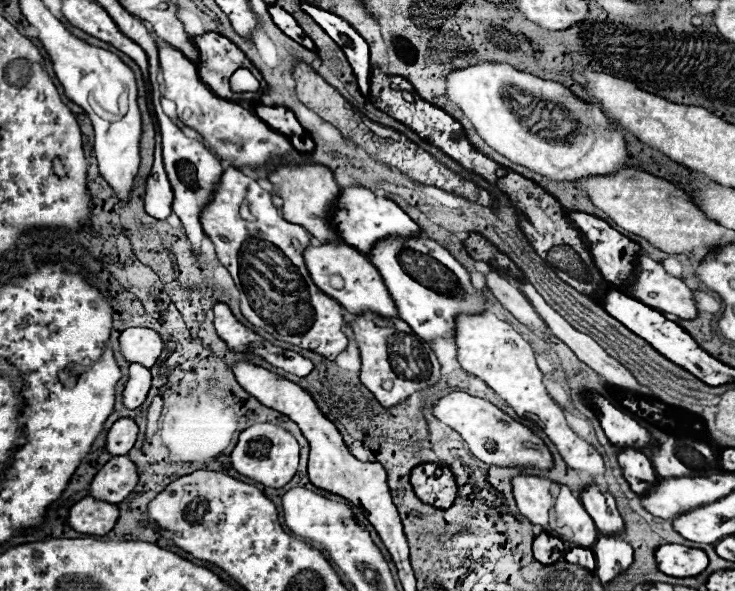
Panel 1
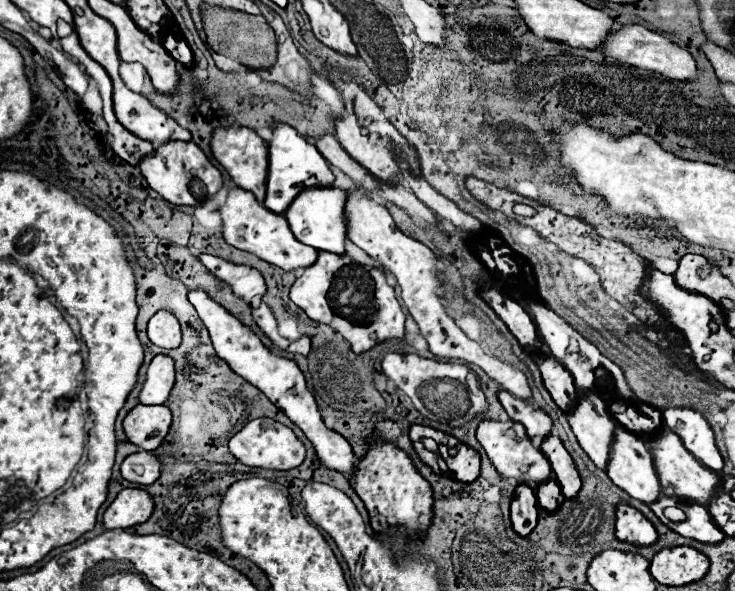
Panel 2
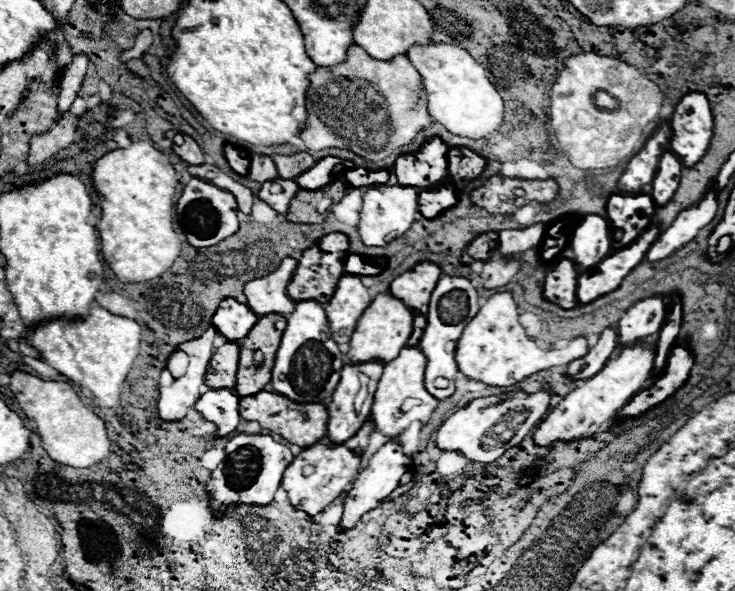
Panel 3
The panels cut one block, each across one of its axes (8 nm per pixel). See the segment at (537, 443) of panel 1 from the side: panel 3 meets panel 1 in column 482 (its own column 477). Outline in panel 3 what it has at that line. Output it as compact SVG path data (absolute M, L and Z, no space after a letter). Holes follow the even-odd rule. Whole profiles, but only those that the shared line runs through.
M522 390L472 400L438 428L436 446L446 452L462 452L470 462L492 462L526 438L526 434L542 420L548 402L550 396L544 392L526 394Z

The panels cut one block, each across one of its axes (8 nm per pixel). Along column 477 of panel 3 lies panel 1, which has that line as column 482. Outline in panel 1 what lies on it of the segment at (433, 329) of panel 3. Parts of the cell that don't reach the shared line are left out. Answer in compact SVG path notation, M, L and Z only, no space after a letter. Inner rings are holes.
M390 238L376 244L368 258L380 270L388 290L392 292L400 318L426 342L434 342L436 338L454 338L456 318L460 314L482 314L488 310L486 296L482 290L472 286L470 272L446 248L430 238Z

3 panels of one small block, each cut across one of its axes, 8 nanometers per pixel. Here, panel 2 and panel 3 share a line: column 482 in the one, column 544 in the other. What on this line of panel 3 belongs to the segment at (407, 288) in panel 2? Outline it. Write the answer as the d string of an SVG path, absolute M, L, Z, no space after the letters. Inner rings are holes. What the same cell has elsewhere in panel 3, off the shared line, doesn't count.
M500 292L492 294L488 302L478 310L478 314L470 320L470 324L464 328L458 346L456 346L456 366L458 370L468 376L470 380L484 382L486 386L512 386L516 382L522 382L524 378L552 368L552 366L566 366L572 360L578 360L588 352L586 338L574 338L560 350L544 352L540 350L524 332L524 328L518 322L518 306L512 300L512 294Z

